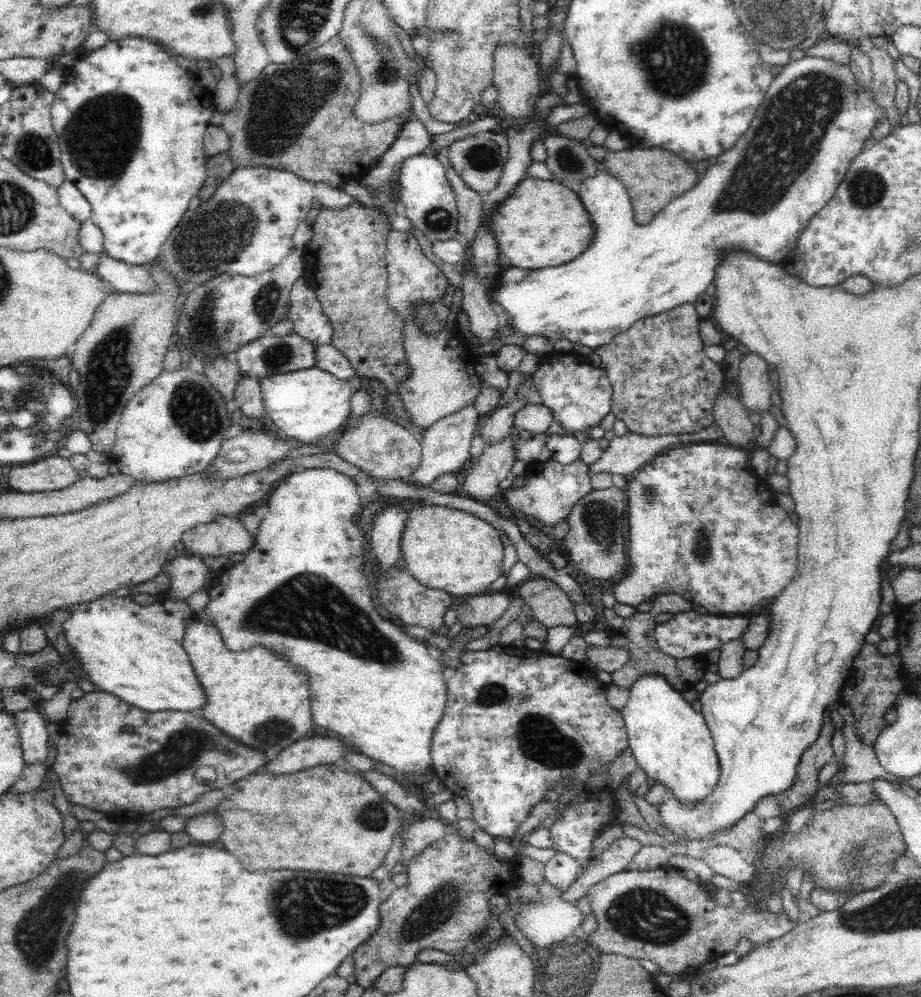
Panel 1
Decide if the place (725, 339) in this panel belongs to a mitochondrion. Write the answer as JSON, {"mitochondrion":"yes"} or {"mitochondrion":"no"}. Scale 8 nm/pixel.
{"mitochondrion":"no"}

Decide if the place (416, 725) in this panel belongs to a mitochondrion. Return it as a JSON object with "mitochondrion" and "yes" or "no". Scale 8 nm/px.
{"mitochondrion":"no"}

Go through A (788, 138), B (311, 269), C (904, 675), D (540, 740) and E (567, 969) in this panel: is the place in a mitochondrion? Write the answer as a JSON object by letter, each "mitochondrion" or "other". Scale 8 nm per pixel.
{"A":"mitochondrion","B":"other","C":"other","D":"mitochondrion","E":"mitochondrion"}

